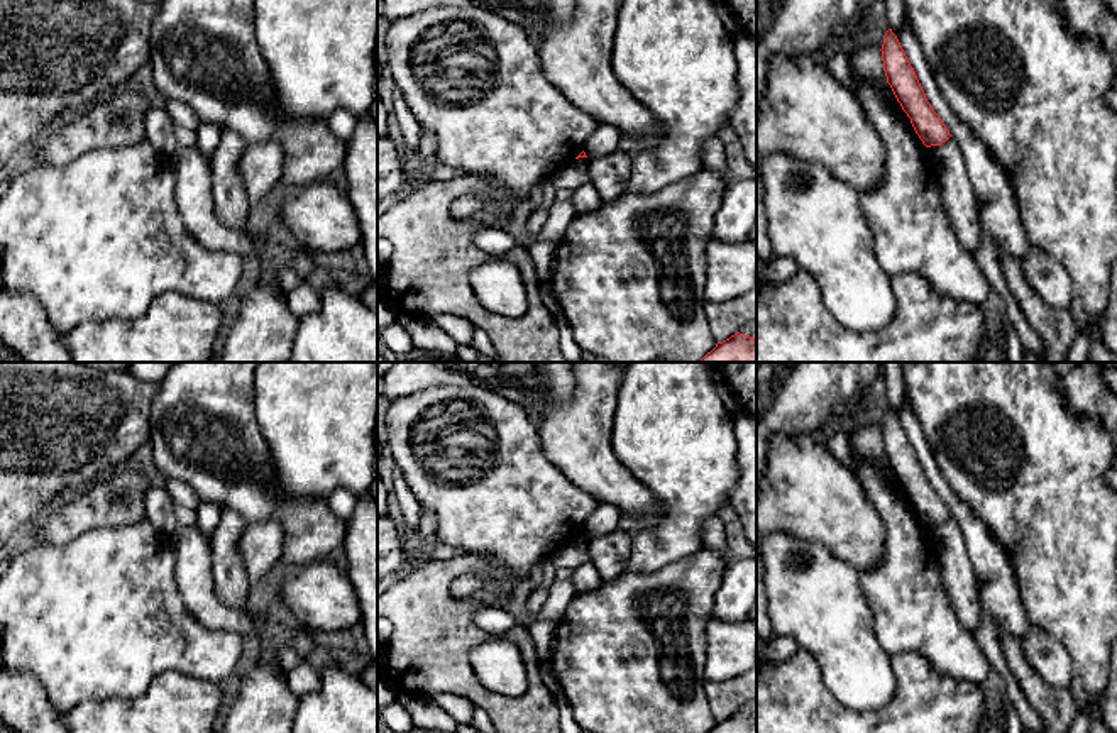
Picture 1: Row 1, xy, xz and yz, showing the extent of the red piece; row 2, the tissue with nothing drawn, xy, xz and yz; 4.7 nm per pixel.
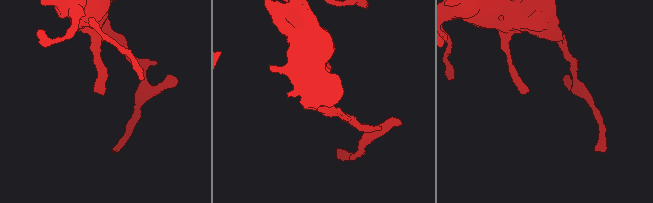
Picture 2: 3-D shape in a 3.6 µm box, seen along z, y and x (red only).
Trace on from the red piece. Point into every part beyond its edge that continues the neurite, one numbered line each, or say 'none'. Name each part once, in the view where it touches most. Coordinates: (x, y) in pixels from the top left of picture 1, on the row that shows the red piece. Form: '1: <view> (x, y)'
1: yz (960, 198)

